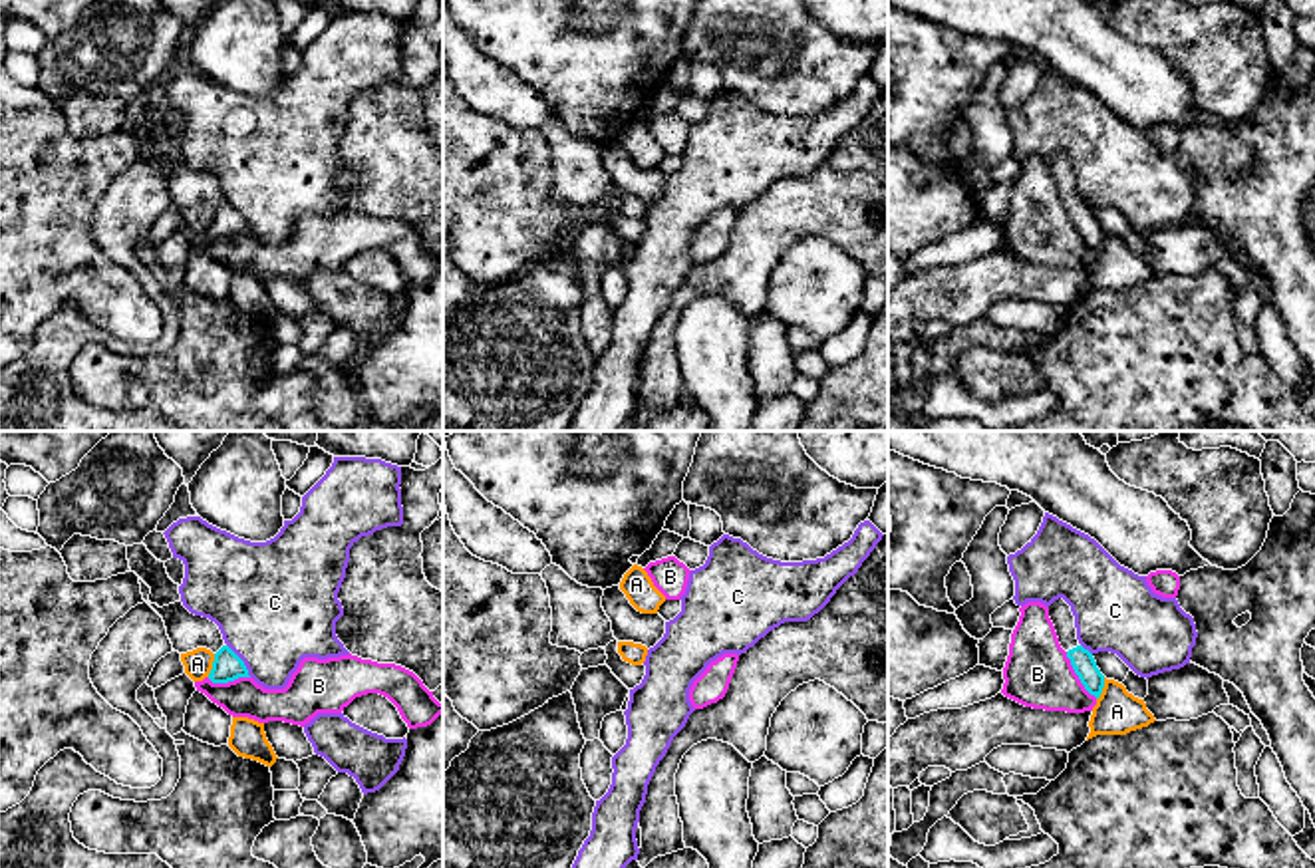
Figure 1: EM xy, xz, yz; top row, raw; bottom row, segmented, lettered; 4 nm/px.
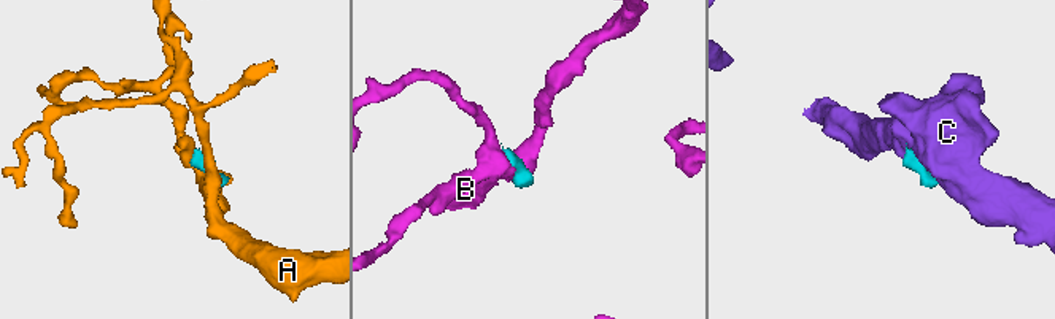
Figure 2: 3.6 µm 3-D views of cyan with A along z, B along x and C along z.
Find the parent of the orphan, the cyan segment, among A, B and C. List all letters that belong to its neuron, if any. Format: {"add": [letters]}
{"add": []}

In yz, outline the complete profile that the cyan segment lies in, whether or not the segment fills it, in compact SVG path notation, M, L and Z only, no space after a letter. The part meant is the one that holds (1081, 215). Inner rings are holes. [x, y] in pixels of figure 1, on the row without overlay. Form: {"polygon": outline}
{"polygon": "M1059 153L1049 161L1049 173L1055 181L1061 203L1067 207L1075 228L1079 230L1085 244L1096 254L1104 242L1104 230L1096 222L1096 217L1089 205L1077 195L1075 171L1071 161Z"}

